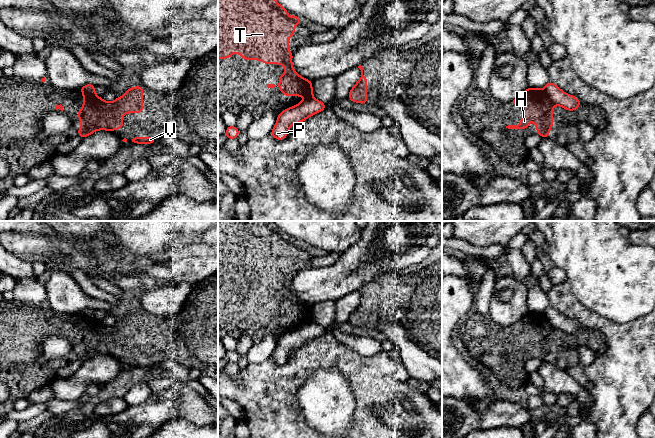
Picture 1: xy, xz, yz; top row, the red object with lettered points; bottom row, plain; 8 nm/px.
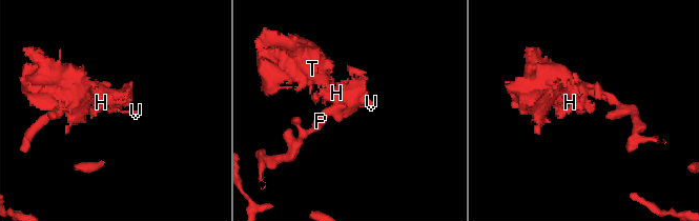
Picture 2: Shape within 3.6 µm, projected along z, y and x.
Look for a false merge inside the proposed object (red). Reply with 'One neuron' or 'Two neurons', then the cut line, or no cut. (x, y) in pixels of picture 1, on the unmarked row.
Two neurons. Split along yz (543, 313), (554, 328)

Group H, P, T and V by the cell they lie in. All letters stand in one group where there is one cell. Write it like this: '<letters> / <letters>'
H T V / P

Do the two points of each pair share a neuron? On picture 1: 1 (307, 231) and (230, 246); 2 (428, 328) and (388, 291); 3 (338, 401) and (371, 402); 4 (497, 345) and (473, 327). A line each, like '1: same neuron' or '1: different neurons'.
1: different neurons
2: same neuron
3: different neurons
4: same neuron

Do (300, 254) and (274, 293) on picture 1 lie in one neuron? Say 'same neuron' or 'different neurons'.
same neuron

